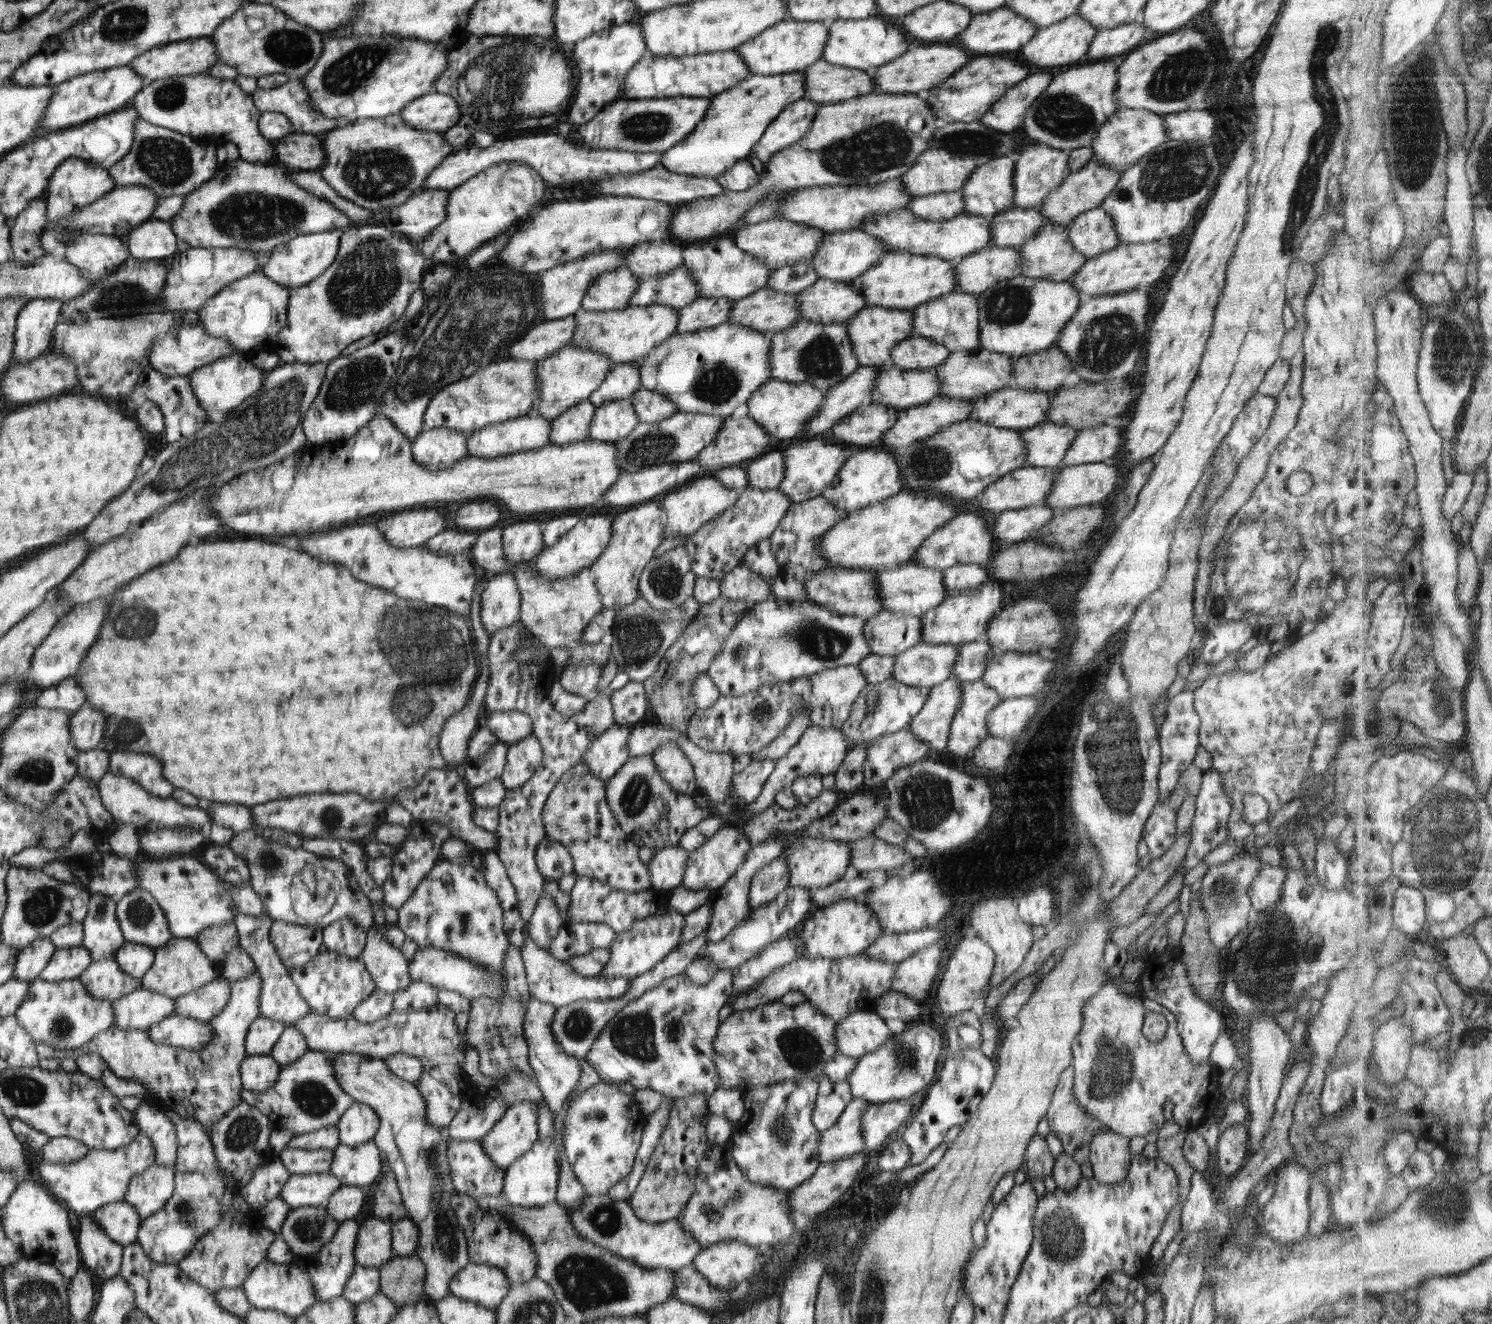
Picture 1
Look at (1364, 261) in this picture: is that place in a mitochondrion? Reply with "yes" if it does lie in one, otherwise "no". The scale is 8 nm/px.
no

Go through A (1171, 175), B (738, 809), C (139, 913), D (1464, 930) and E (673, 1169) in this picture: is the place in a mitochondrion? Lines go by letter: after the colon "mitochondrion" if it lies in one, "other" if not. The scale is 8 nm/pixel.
A: mitochondrion
B: other
C: mitochondrion
D: other
E: other

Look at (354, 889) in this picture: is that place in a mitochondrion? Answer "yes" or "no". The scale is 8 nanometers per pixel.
no

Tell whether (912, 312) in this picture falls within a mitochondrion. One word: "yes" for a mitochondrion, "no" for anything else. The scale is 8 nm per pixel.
no

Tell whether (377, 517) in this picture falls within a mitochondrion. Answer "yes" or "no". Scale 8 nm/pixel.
no

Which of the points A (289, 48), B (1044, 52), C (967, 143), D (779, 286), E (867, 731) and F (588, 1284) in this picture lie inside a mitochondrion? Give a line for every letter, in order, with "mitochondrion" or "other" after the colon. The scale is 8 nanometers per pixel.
A: mitochondrion
B: other
C: mitochondrion
D: other
E: other
F: mitochondrion

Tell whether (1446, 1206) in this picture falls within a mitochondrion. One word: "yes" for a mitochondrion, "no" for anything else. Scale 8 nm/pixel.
yes

